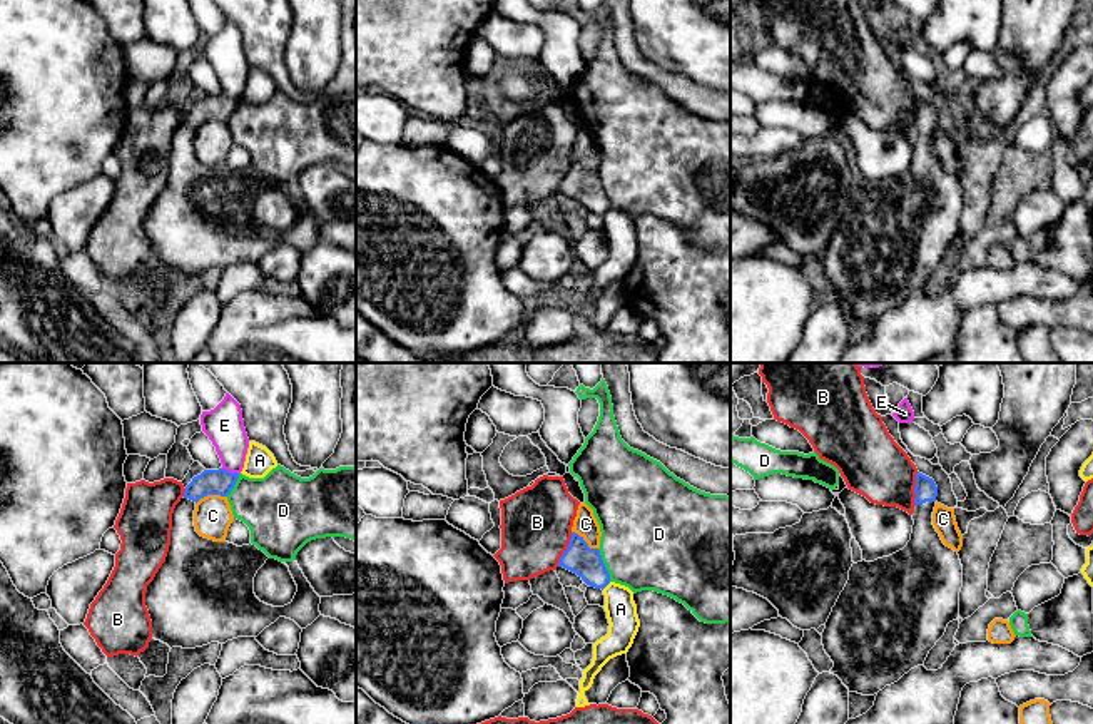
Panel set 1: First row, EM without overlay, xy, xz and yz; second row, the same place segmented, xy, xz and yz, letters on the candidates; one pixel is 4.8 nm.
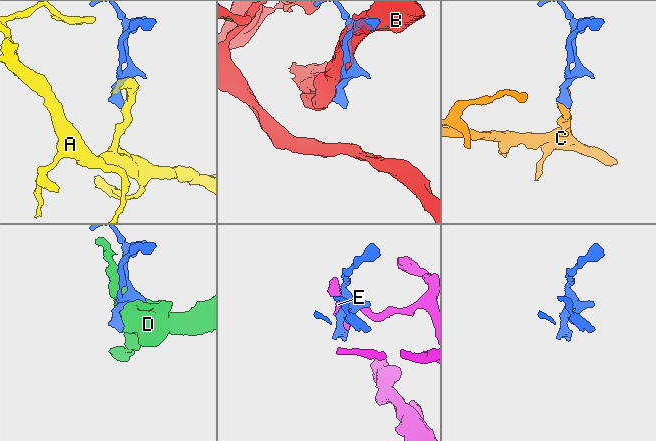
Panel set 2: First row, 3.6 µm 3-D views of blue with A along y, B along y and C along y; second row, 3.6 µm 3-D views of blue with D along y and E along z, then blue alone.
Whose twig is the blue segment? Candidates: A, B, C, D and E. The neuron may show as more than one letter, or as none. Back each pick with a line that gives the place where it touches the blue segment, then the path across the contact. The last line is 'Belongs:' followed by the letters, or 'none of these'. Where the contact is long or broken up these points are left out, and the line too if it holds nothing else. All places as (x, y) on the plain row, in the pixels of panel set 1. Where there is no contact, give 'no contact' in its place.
Belongs: none of these

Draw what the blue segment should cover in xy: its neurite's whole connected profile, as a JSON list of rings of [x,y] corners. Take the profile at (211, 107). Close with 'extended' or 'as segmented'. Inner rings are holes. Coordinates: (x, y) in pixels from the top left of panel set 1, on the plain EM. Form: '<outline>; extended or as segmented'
[[[224,94],[204,95],[174,134],[165,187],[145,217],[152,264],[170,274],[257,263],[279,242],[306,254],[321,241],[321,222],[296,186],[282,189],[289,192],[297,217],[291,229],[272,232],[254,219],[254,202],[269,184],[262,176],[252,169],[214,167],[196,157],[196,129],[207,120],[227,122],[237,104],[239,99]]]; extended

